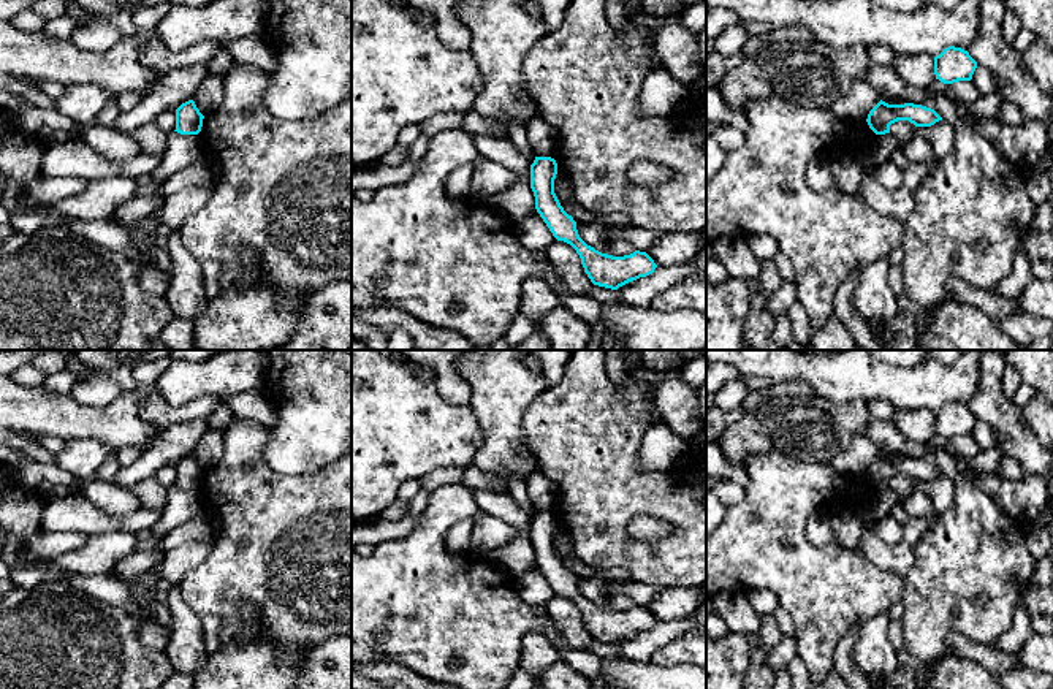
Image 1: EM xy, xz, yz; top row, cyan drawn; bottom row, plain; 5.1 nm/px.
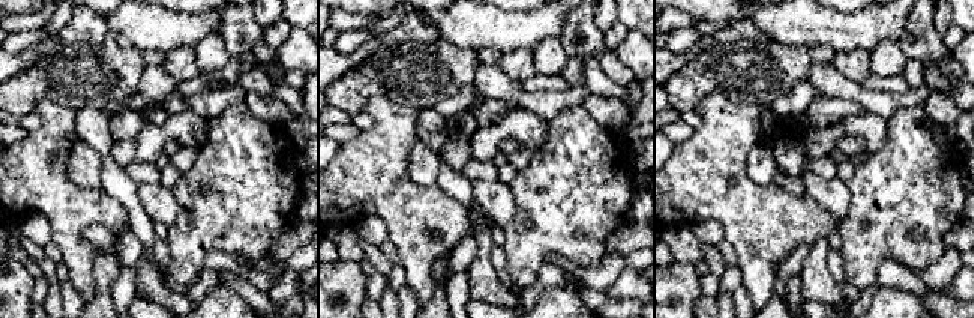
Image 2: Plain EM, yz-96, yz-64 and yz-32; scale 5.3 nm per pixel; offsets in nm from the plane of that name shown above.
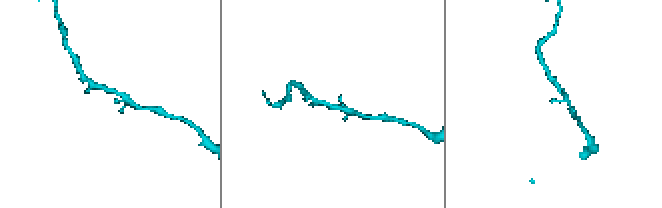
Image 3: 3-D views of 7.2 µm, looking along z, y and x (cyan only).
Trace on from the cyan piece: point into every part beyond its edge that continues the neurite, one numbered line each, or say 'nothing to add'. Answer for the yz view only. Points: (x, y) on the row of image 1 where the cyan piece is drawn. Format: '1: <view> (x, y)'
nothing to add

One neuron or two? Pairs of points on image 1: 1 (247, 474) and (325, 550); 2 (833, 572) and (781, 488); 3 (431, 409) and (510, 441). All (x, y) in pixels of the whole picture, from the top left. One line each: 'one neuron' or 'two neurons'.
1: one neuron
2: one neuron
3: two neurons

